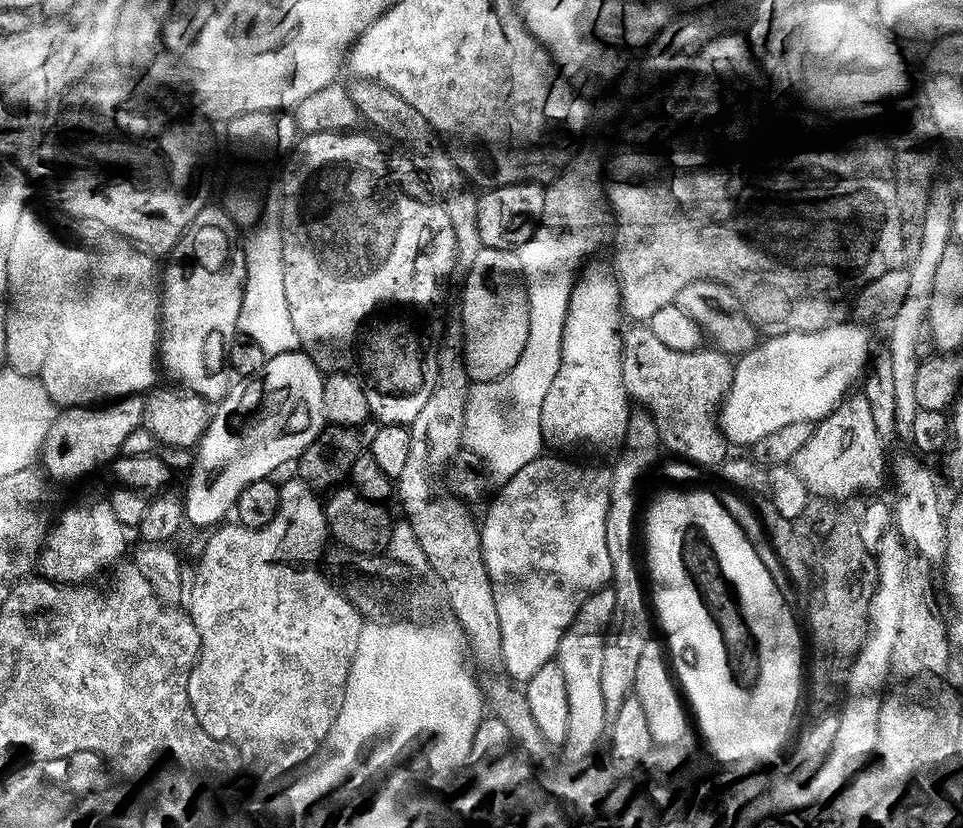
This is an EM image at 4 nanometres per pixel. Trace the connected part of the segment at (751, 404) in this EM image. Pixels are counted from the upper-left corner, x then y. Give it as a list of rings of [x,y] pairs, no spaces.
[[[833,322],[827,328],[813,332],[791,332],[761,339],[755,348],[735,361],[730,390],[725,394],[718,413],[718,427],[726,440],[733,445],[751,446],[789,422],[819,422],[844,403],[850,392],[848,387],[856,379],[857,383],[869,367],[868,332],[860,322],[840,323]]]

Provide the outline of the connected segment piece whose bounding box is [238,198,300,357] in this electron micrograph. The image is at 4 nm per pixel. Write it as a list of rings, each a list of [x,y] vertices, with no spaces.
[[[279,199],[268,201],[252,234],[243,243],[246,278],[238,330],[263,350],[265,357],[299,349],[298,336],[291,325],[283,289],[282,232]]]

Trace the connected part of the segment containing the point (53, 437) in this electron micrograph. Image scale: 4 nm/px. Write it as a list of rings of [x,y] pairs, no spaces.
[[[143,395],[121,396],[115,402],[105,403],[103,406],[68,406],[57,415],[52,423],[44,445],[40,448],[38,457],[39,467],[49,481],[55,480],[80,480],[91,472],[99,470],[103,464],[111,465],[120,456],[120,447],[134,430],[138,430],[144,422],[144,401]]]

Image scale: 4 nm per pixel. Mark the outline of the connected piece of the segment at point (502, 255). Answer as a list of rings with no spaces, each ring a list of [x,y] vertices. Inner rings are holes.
[[[481,246],[467,268],[462,315],[464,366],[473,381],[496,382],[516,365],[526,344],[528,297],[524,294],[517,265],[509,253]]]

